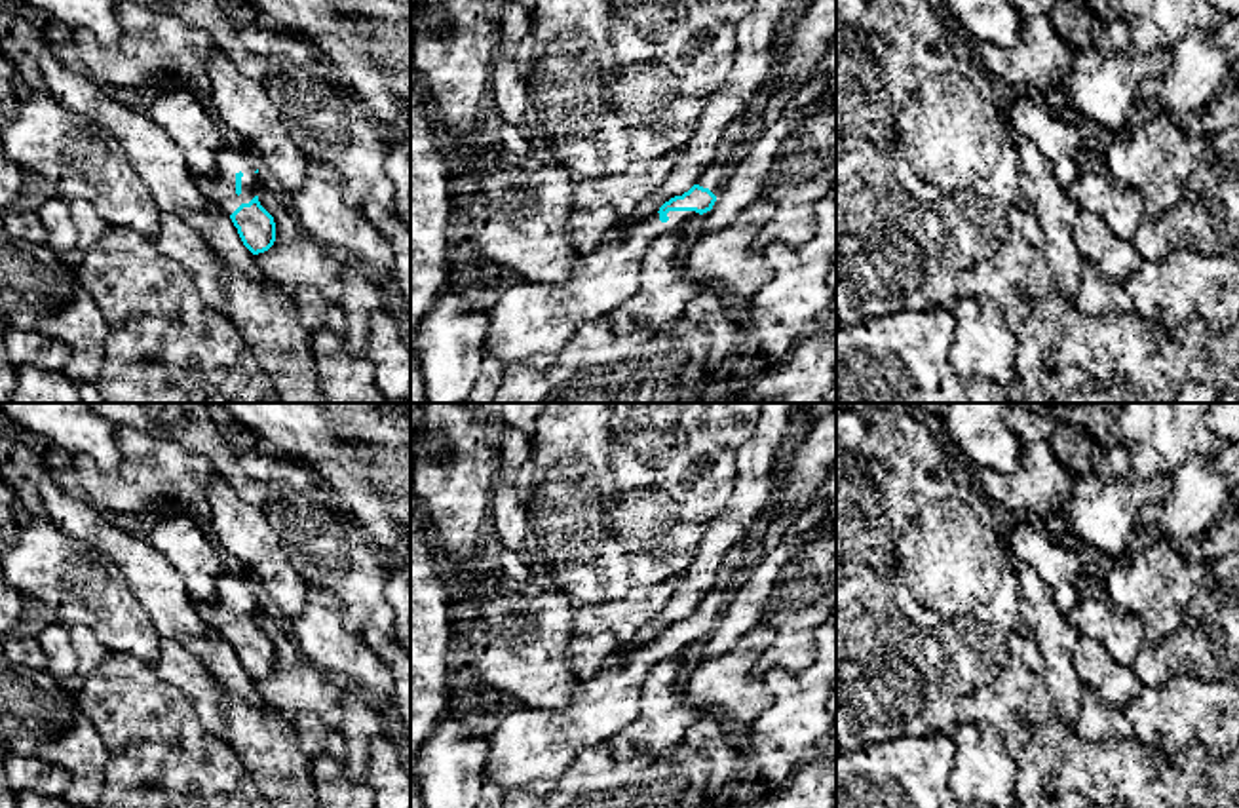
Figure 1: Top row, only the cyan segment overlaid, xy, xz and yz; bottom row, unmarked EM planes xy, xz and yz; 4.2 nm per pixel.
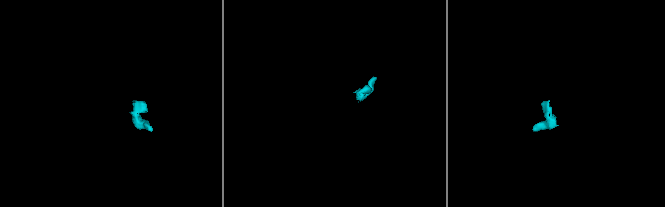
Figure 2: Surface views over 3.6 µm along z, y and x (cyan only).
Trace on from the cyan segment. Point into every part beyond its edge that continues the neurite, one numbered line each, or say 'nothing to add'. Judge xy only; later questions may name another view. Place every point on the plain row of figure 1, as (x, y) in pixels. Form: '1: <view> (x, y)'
1: xy (232, 584)

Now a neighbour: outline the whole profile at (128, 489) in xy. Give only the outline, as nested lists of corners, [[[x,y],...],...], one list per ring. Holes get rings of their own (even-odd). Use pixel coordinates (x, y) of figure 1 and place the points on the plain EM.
[[[118,426],[116,439],[122,451],[116,470],[101,470],[84,452],[68,456],[97,510],[156,515],[175,510],[196,523],[209,521],[207,485],[217,475],[211,458],[129,426]]]

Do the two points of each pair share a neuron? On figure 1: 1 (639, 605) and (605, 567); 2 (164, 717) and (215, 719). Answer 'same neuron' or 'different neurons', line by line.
1: different neurons
2: different neurons

